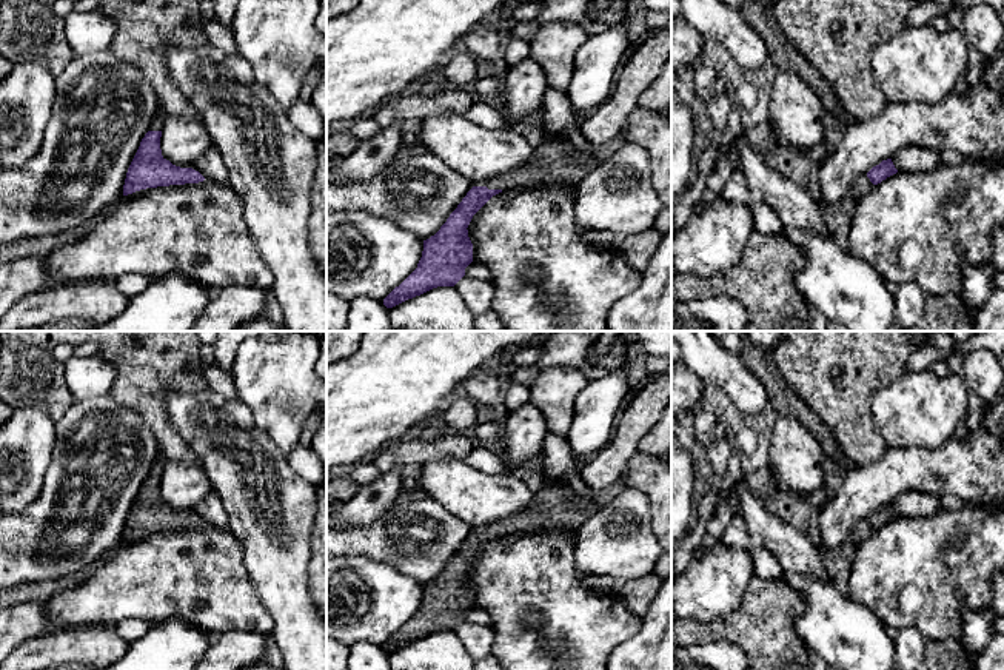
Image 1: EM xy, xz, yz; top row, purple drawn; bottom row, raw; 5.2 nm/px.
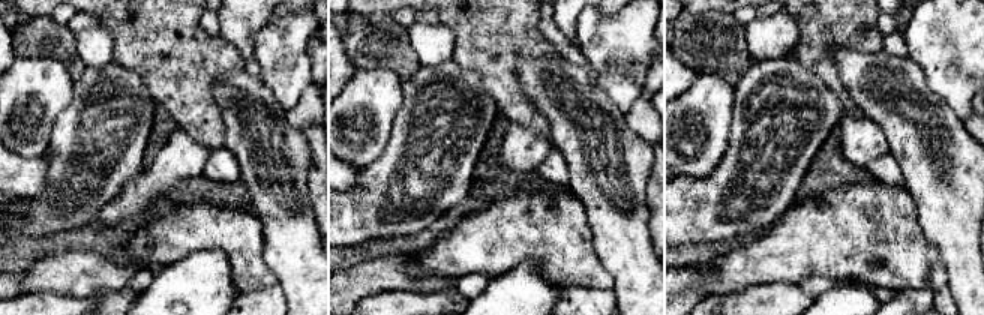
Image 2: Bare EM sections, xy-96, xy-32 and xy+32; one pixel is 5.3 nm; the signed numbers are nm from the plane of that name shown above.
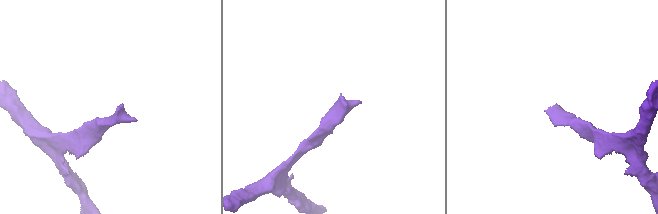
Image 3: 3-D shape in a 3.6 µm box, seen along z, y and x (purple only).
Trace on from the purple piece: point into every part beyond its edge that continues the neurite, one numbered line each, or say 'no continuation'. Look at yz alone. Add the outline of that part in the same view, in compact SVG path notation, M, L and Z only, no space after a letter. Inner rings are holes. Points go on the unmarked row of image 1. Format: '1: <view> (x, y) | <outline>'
1: yz (863, 530) | M862 519L855 531L850 534L850 541L856 545L859 545L861 542L864 542L867 538L870 538L873 533L873 528L870 527L870 524L867 522L867 519Z

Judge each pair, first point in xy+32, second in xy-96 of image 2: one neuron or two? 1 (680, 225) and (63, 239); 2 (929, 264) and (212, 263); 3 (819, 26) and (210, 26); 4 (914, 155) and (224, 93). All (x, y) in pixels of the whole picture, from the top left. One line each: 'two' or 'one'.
1: two
2: two
3: two
4: one

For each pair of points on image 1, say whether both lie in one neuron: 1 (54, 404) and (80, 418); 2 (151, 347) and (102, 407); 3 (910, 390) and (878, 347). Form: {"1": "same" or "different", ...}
{"1": "different", "2": "different", "3": "different"}

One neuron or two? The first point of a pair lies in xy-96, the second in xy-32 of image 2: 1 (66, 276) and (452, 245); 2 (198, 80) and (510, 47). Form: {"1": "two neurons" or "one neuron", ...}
{"1": "two neurons", "2": "one neuron"}

